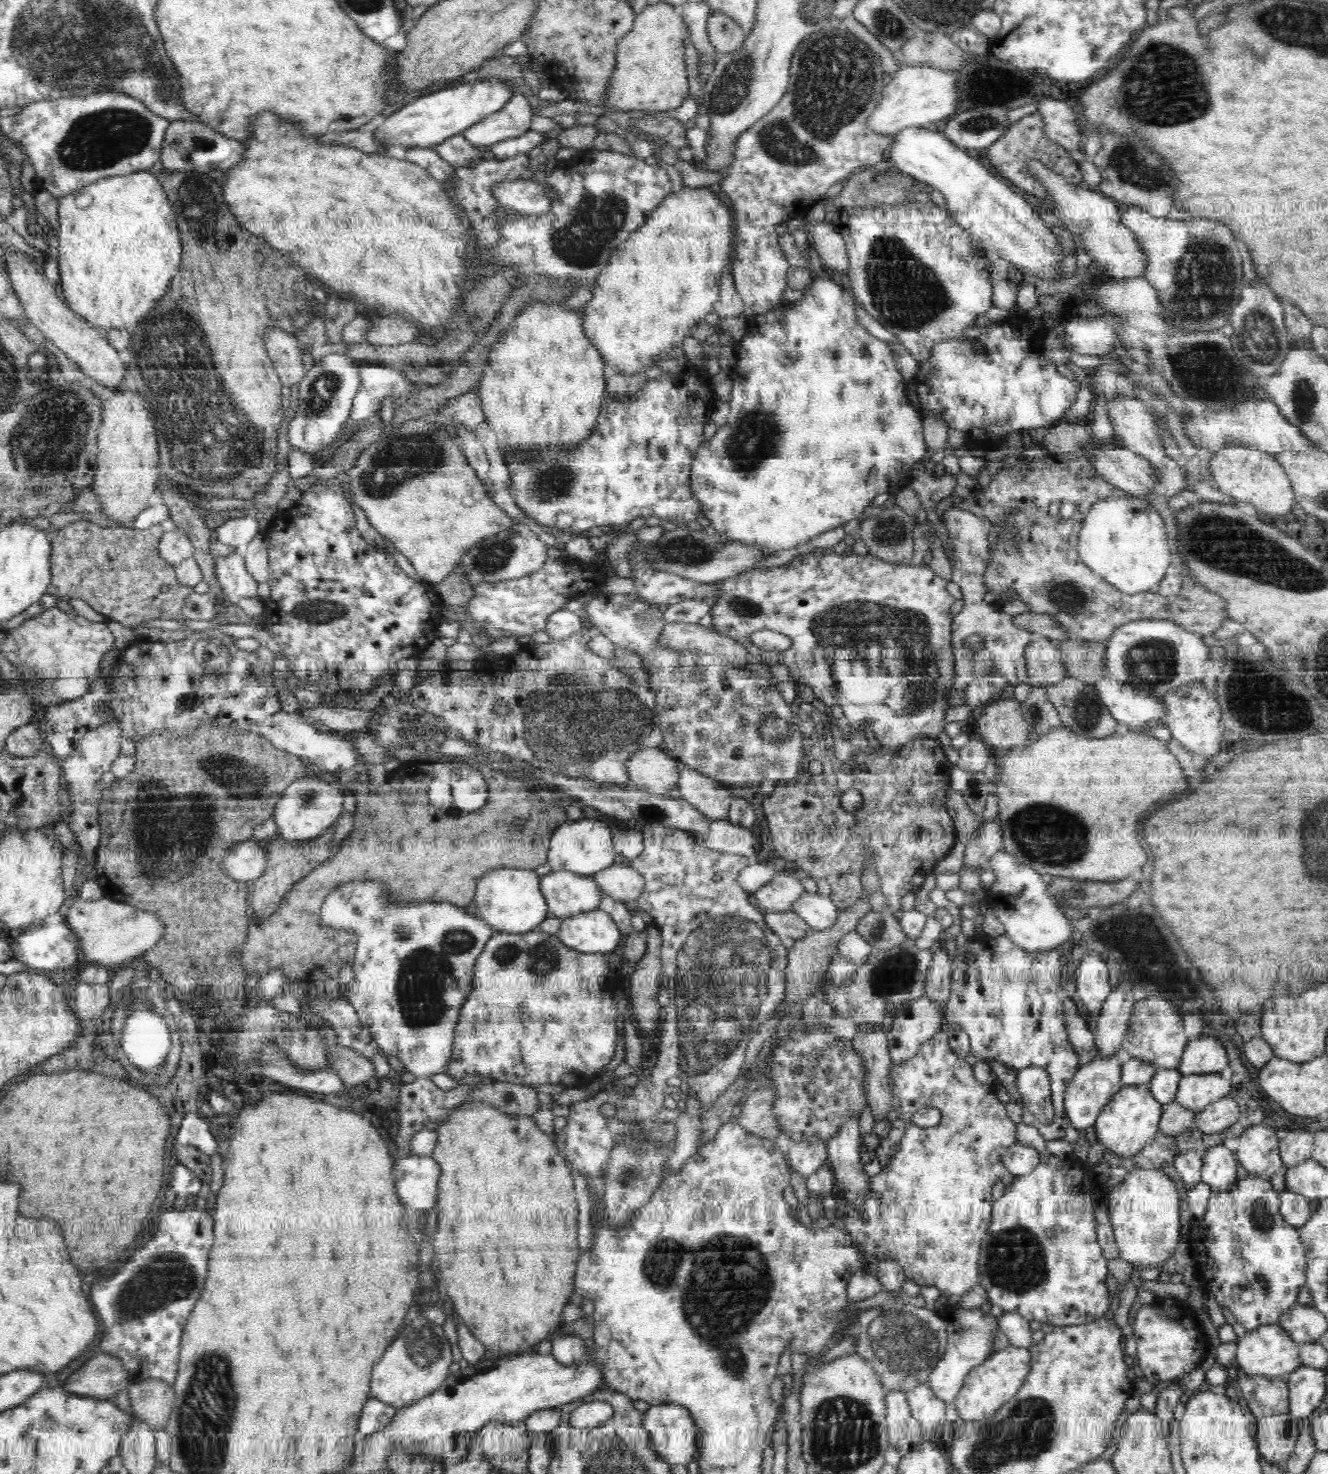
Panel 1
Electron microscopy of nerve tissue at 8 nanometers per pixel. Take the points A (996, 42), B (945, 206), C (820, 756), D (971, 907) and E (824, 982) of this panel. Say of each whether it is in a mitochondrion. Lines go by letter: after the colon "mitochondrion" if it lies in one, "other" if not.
A: other
B: other
C: other
D: other
E: other

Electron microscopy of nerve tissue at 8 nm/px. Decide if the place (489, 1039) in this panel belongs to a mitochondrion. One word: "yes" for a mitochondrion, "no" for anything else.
no

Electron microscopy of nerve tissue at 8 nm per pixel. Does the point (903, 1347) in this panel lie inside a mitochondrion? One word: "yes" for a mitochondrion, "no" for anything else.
yes

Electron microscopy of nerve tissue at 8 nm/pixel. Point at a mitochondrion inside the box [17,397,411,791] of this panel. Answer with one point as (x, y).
(76, 550)

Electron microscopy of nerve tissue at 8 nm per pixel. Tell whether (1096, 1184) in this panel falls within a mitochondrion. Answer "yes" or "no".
no

